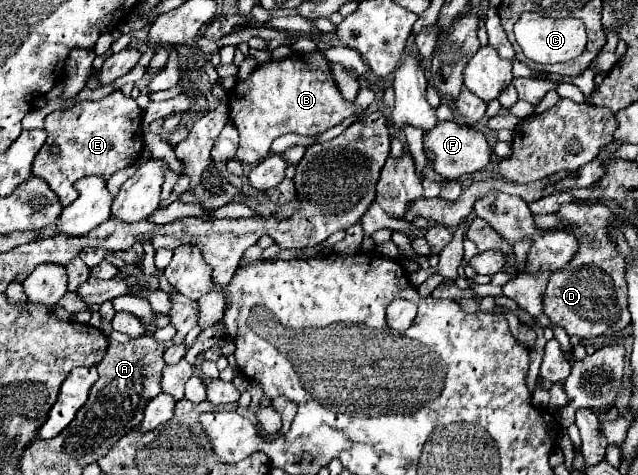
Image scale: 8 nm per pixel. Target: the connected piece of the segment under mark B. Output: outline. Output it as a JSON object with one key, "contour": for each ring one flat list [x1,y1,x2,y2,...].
{"contour":[[293,54,285,58,283,62,265,62,257,66,245,82,237,82,235,90,227,94,229,98,229,120,231,124,239,130,239,148,237,148,237,160,241,164,257,164,265,156,269,156,269,146,271,142,287,132,293,134,303,134,303,136,313,136,319,132,325,132,333,126,337,126,345,116,359,114,359,118,365,116,365,110,357,110,355,104,347,104,333,80,329,62,319,54]]}

